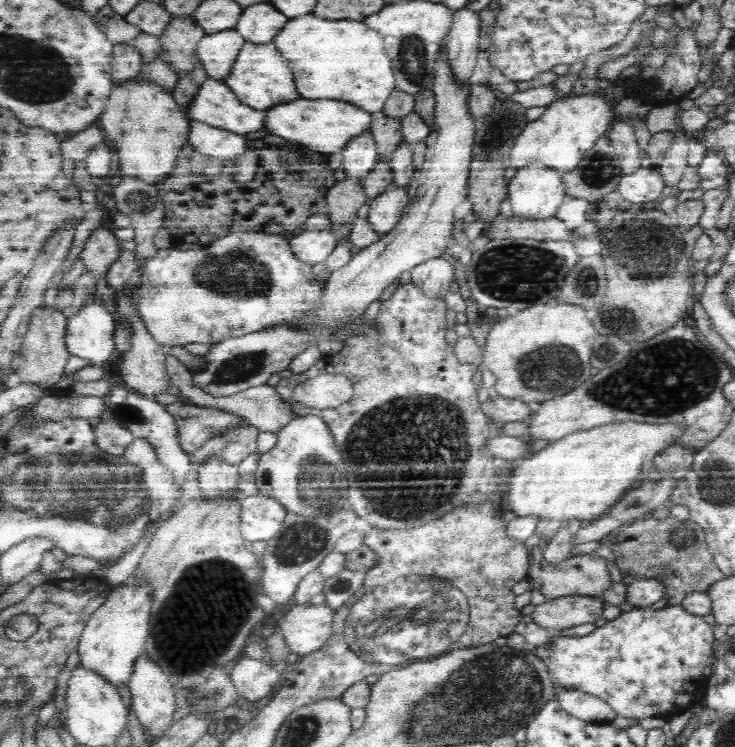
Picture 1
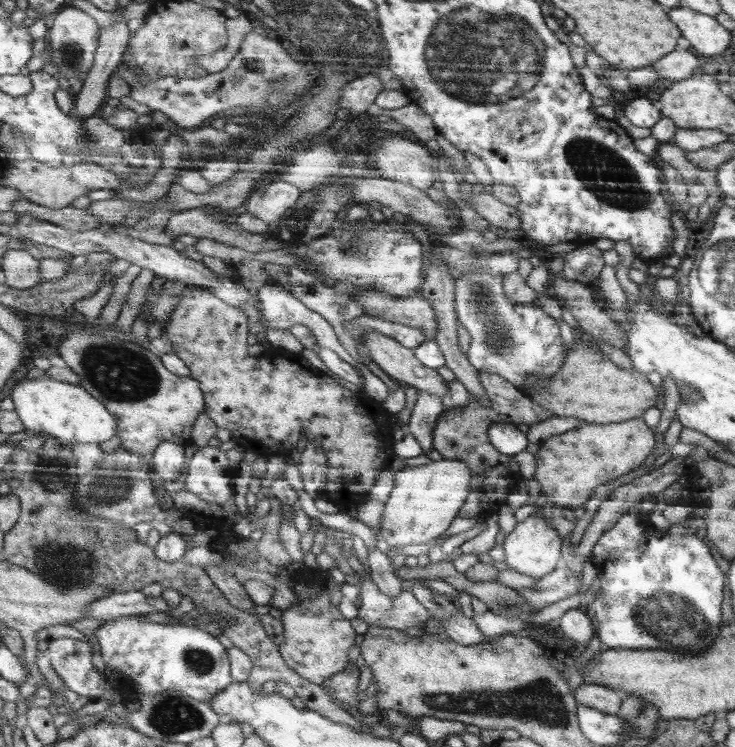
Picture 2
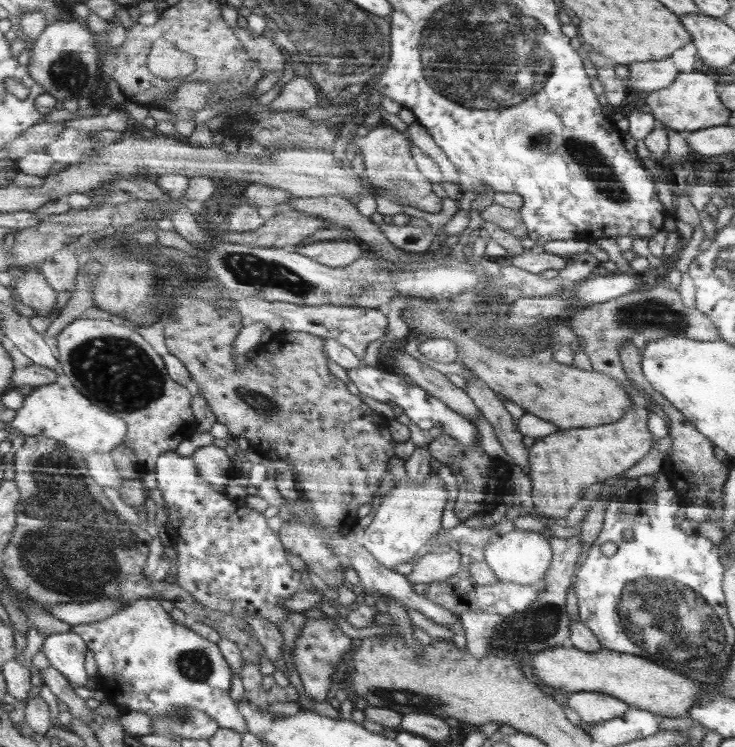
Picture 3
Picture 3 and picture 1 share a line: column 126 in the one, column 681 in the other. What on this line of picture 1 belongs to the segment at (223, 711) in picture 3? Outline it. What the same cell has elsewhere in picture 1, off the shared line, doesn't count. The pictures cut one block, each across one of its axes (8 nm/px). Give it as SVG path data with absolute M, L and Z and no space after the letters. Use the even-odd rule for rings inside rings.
M678 604L666 605L661 610L634 608L586 636L550 636L550 642L538 645L533 653L544 661L556 692L560 688L583 690L607 702L622 718L663 716L668 720L694 703L697 694L694 681L699 680L706 670L714 640L712 626L700 615L689 614Z

